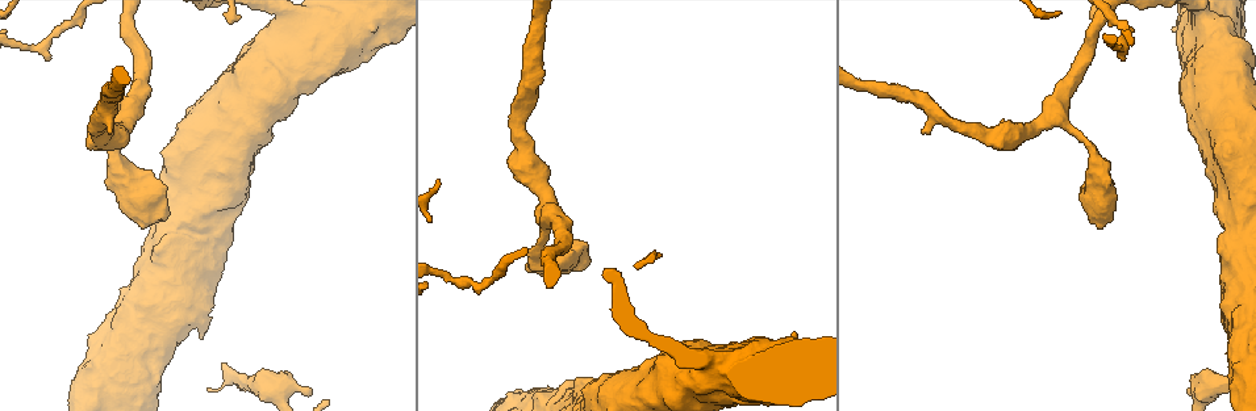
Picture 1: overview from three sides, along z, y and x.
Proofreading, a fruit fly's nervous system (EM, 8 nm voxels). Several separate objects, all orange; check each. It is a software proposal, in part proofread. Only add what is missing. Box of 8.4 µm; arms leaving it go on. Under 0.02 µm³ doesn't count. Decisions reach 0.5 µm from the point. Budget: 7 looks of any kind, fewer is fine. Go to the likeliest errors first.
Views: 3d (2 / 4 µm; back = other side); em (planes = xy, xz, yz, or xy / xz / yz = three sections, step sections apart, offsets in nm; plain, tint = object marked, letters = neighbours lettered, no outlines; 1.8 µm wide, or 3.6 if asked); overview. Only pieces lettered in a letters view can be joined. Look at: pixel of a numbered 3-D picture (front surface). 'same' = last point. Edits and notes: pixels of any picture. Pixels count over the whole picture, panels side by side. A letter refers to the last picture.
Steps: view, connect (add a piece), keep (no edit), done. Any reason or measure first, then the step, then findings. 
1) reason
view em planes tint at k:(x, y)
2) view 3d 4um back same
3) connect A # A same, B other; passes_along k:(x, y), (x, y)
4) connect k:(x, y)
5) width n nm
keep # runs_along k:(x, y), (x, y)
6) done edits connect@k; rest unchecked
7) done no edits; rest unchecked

free end
view 3d 2um at 1:(308, 388)

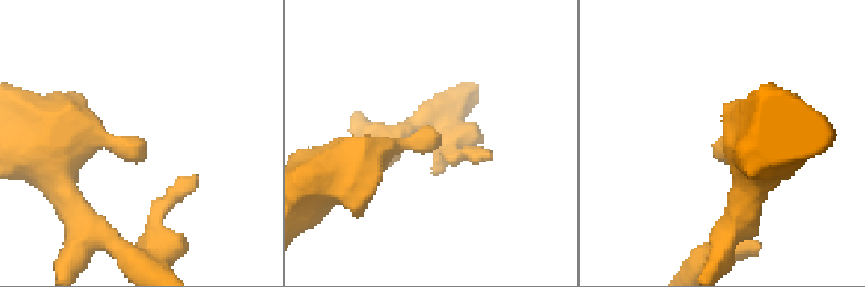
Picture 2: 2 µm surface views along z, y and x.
shape alone is not enough
view em planes letters at 2:(139, 140)

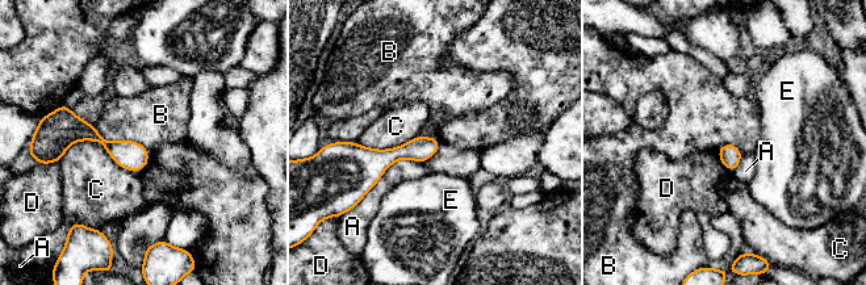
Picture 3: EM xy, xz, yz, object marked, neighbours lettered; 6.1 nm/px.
longest_contact C 480 nm
keep # A other, B other, C other, D other, E other; border 3:(436, 137), (436, 151), (422, 162); no lettered piece goes on from it

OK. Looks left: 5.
abrupt turn
view em 3.6um yz step 8 tint at 1:(194, 312)

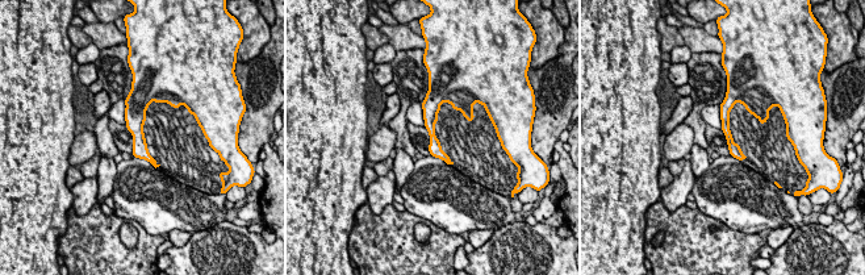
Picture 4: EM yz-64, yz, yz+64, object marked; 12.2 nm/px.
view em 3.6um planes letters same

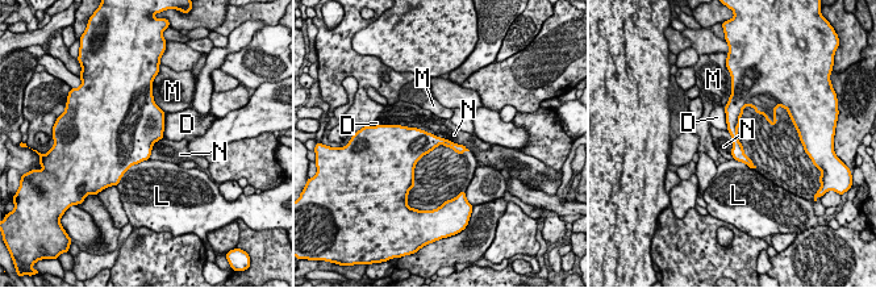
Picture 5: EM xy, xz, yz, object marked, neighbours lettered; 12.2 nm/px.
keep # D other, L other, M other, N other; runs_along 5:(734, 103), (733, 132), (743, 158); no lettered piece goes on from it

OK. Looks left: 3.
view em planes letters at 1:(546, 215)

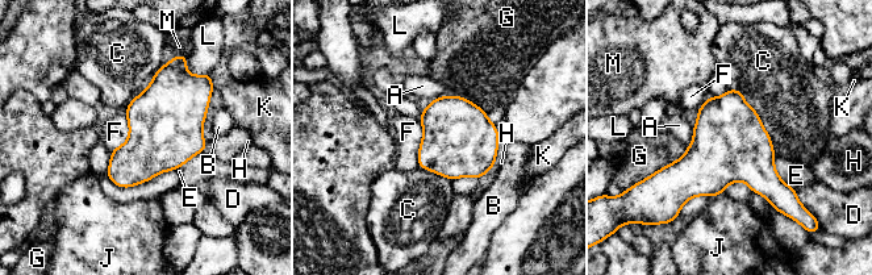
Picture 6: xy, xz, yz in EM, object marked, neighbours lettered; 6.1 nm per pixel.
width 440 nm; longest_contact C 500 nm
keep # A other, B other, C other, D other, E other, F other, G other, H other, J other, K other, L other, M other; no lettered piece goes on from it

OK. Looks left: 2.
done no edits; rest unchecked

